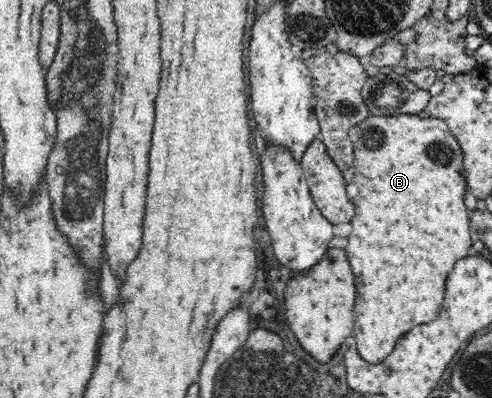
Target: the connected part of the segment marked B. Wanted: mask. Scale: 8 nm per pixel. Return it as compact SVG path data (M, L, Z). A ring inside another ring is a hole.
M417 114L392 116L370 115L349 132L354 148L356 174L364 178L356 182L358 196L354 198L356 214L352 234L348 236L346 256L350 260L356 282L356 322L354 338L357 350L366 363L377 365L393 351L398 338L422 322L432 322L444 300L444 284L454 264L468 256L472 236L468 228L465 205L467 182L464 174L464 154L460 144L441 118ZM372 134L380 136L380 144L372 144Z

